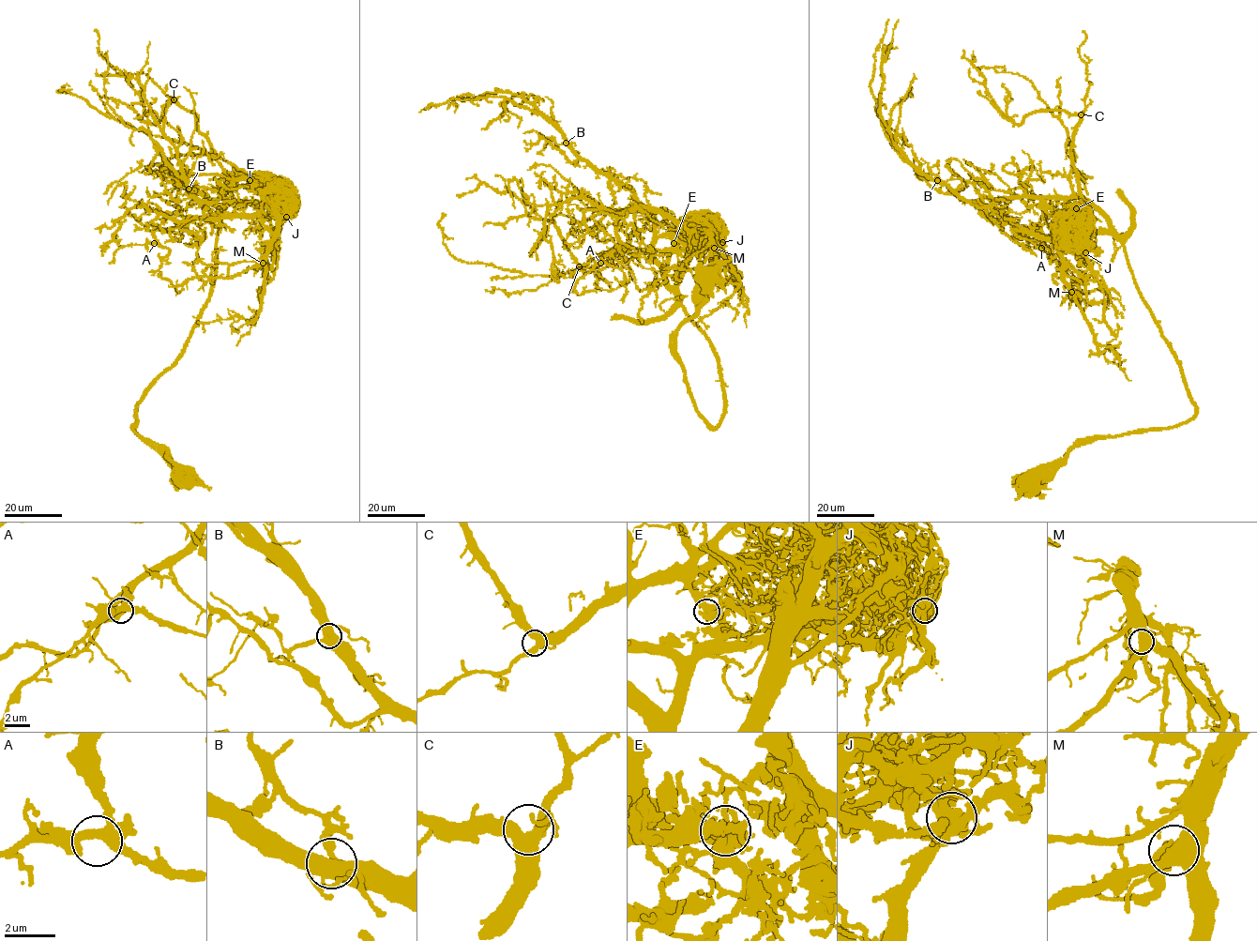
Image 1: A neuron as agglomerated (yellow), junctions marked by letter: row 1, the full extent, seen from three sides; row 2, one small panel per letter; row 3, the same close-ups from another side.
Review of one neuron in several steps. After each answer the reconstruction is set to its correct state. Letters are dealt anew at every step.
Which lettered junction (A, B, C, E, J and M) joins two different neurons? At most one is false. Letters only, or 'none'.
none

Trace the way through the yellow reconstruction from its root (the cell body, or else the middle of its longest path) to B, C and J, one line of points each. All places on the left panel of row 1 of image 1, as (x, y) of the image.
B: (185, 475), (136, 433), (134, 417), (208, 297), (226, 174), (244, 178), (209, 203), (189, 189)
C: (185, 475), (136, 433), (134, 417), (208, 297), (225, 191), (240, 174), (174, 99)
J: (185, 475), (135, 432), (136, 406), (182, 352), (208, 297), (219, 215), (227, 204), (270, 205), (286, 217)

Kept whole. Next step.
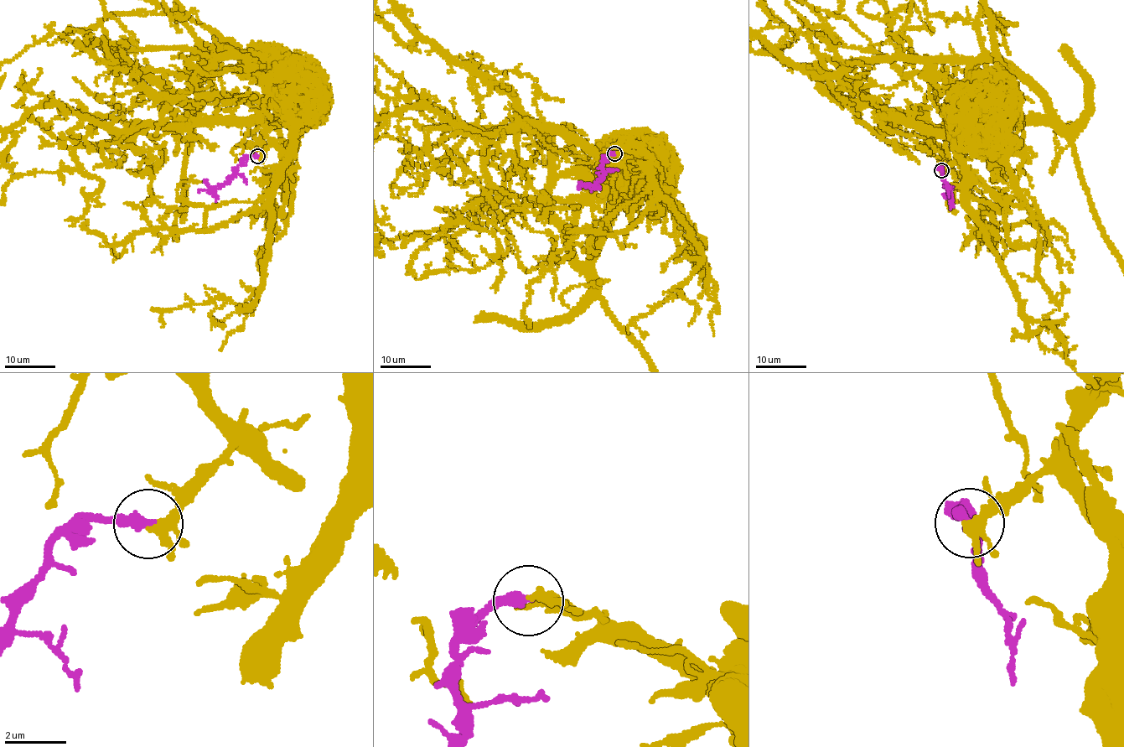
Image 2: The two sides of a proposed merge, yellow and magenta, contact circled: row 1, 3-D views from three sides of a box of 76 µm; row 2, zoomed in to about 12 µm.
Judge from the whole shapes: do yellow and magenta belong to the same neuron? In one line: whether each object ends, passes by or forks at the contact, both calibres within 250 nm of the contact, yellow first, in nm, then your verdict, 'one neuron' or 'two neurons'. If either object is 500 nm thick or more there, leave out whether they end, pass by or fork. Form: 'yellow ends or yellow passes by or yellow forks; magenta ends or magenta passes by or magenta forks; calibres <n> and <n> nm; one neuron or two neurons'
yellow forks; magenta ends; calibres 240 and 320 nm; one neuron

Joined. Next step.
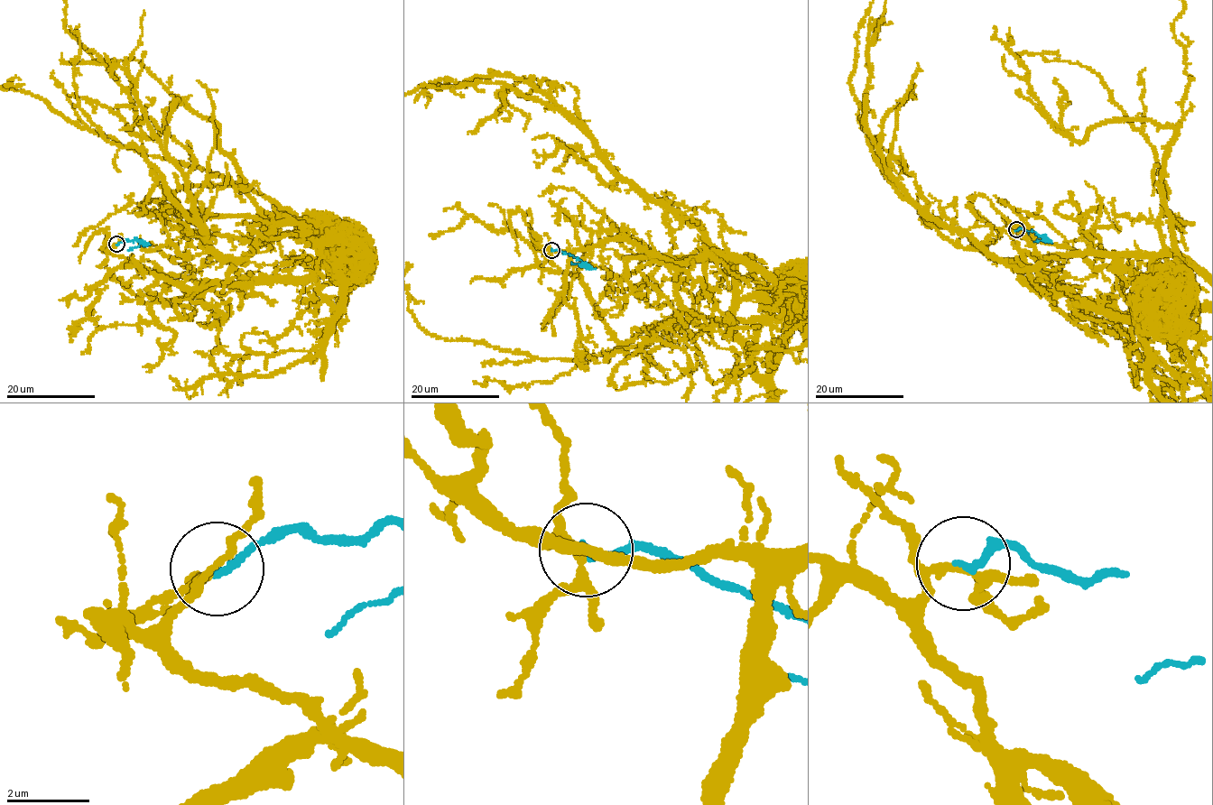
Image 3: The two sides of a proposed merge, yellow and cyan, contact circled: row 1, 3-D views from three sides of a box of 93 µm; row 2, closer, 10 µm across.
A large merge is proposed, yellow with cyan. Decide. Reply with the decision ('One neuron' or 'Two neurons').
Two neurons

